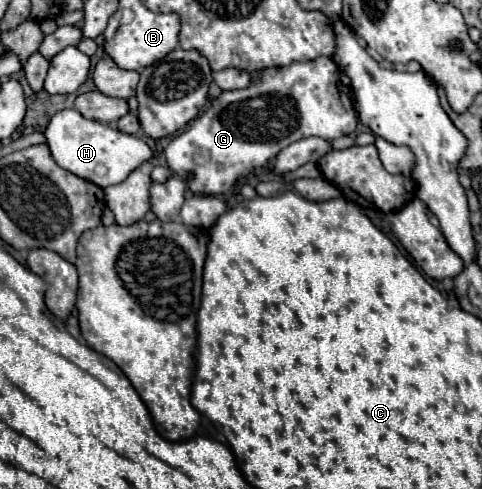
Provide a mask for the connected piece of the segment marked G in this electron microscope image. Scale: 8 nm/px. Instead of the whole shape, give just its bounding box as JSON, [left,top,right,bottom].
[164,57,358,195]

